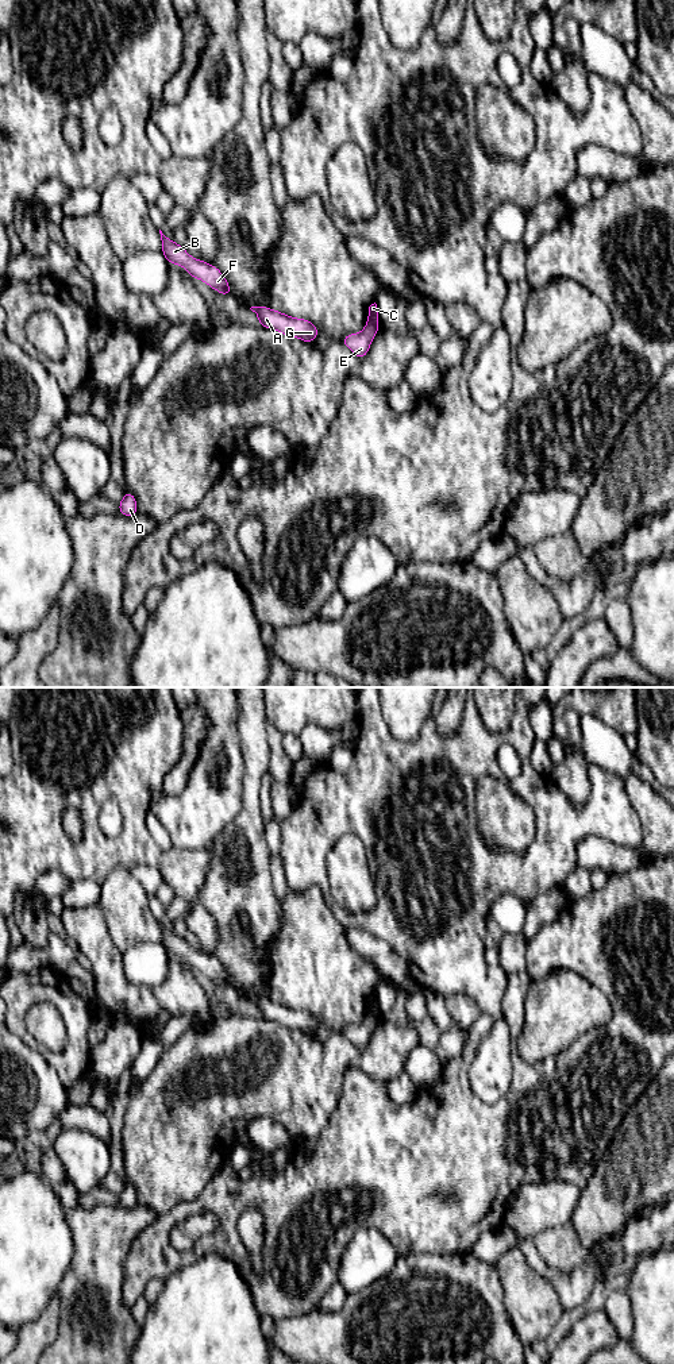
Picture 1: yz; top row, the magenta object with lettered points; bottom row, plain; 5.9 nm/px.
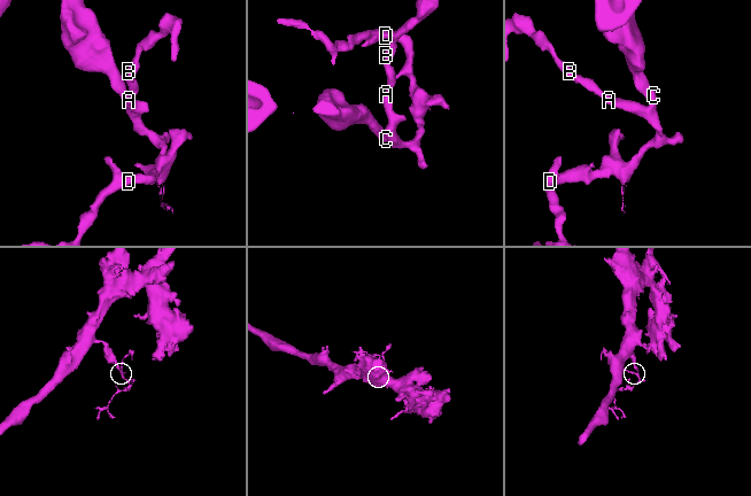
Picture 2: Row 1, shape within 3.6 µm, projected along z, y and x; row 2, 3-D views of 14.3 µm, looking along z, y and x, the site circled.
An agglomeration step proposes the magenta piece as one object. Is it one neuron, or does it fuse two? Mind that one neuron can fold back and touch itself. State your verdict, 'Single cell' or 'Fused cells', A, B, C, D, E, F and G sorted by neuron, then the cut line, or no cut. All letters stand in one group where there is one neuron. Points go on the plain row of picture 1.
Fused cells. Groups: A B D E F G / C. Split along yz (368, 1013), (377, 1017)

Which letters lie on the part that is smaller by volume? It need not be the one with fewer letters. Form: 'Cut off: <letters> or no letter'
Cut off: A, B, D, E, F, G

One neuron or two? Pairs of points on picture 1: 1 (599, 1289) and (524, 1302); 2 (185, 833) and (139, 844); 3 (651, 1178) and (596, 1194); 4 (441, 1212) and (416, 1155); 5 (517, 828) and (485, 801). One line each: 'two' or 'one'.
1: one
2: two
3: one
4: one
5: one

